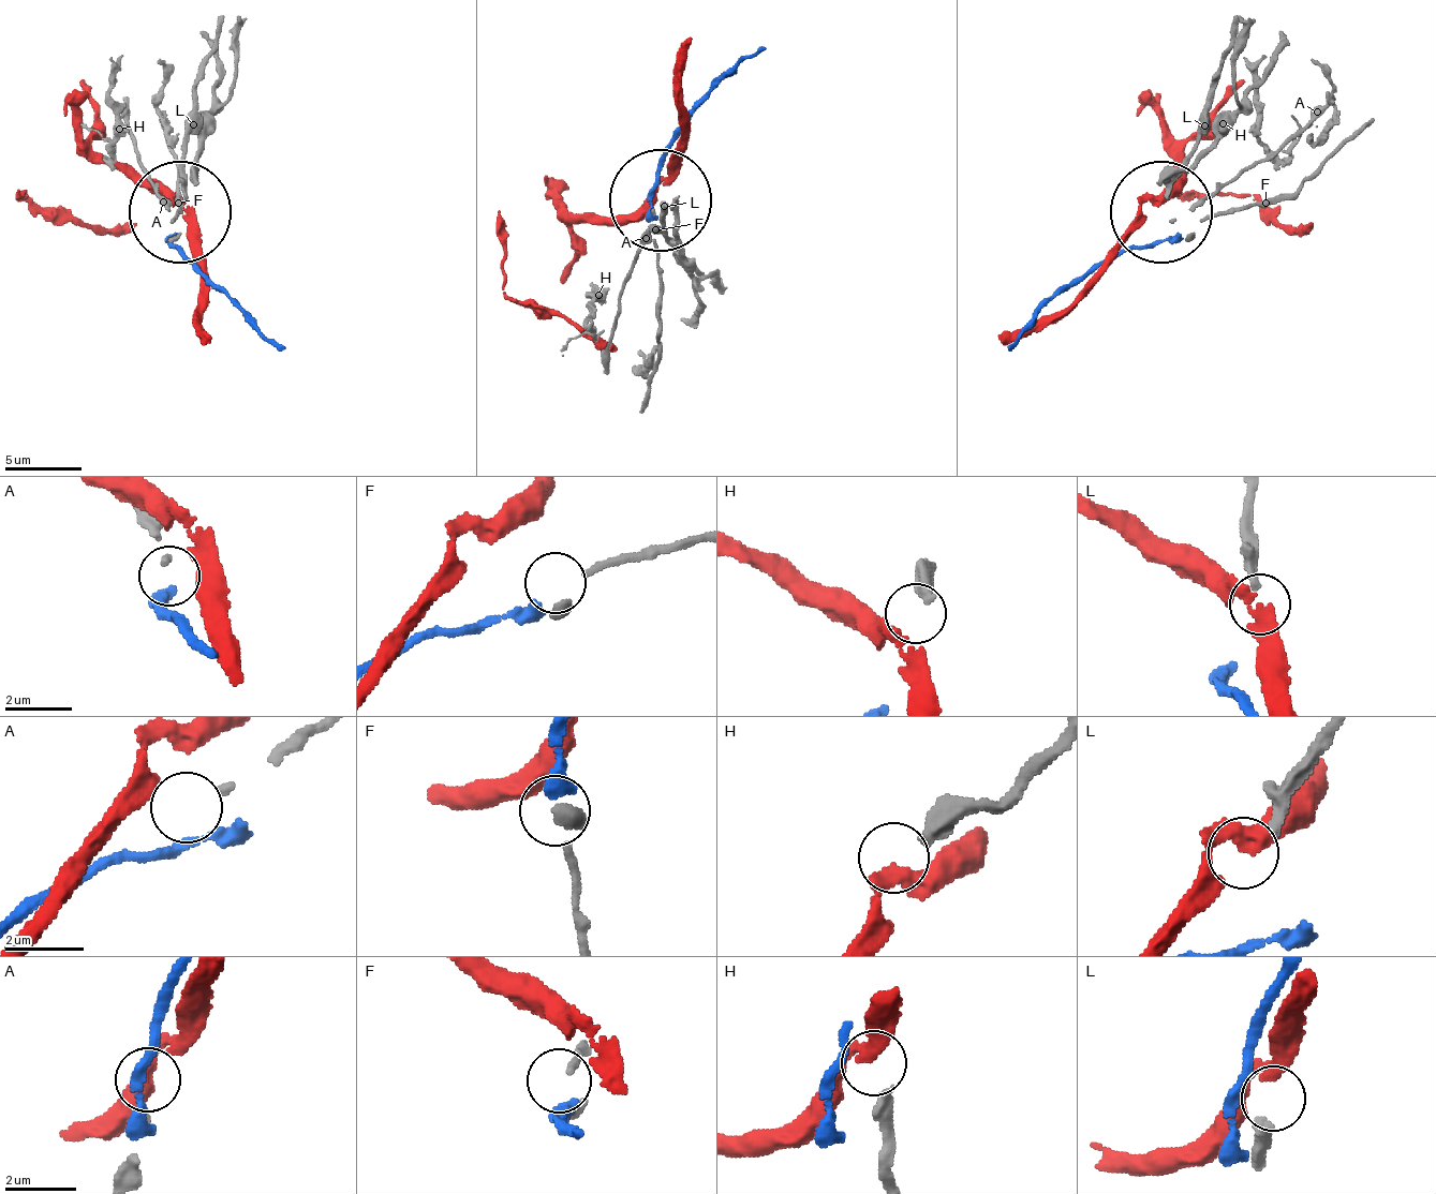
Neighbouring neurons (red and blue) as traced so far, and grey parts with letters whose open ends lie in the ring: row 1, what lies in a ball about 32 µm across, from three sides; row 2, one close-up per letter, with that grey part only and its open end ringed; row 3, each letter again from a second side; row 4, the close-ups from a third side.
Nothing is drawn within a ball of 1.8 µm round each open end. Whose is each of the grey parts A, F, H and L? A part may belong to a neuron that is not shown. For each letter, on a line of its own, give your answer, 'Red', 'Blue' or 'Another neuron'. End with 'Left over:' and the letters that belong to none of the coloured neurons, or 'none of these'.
A: Another neuron
F: Blue
H: Another neuron
L: Another neuron
Left over: A, H, L

